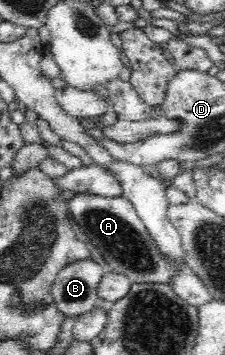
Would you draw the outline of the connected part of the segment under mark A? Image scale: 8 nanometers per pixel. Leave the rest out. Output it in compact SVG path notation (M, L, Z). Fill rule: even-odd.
M74 193L68 203L70 214L89 242L98 248L102 259L110 265L110 271L127 275L133 283L170 284L182 271L182 267L187 265L184 259L170 259L160 250L134 206L124 196L116 198Z

